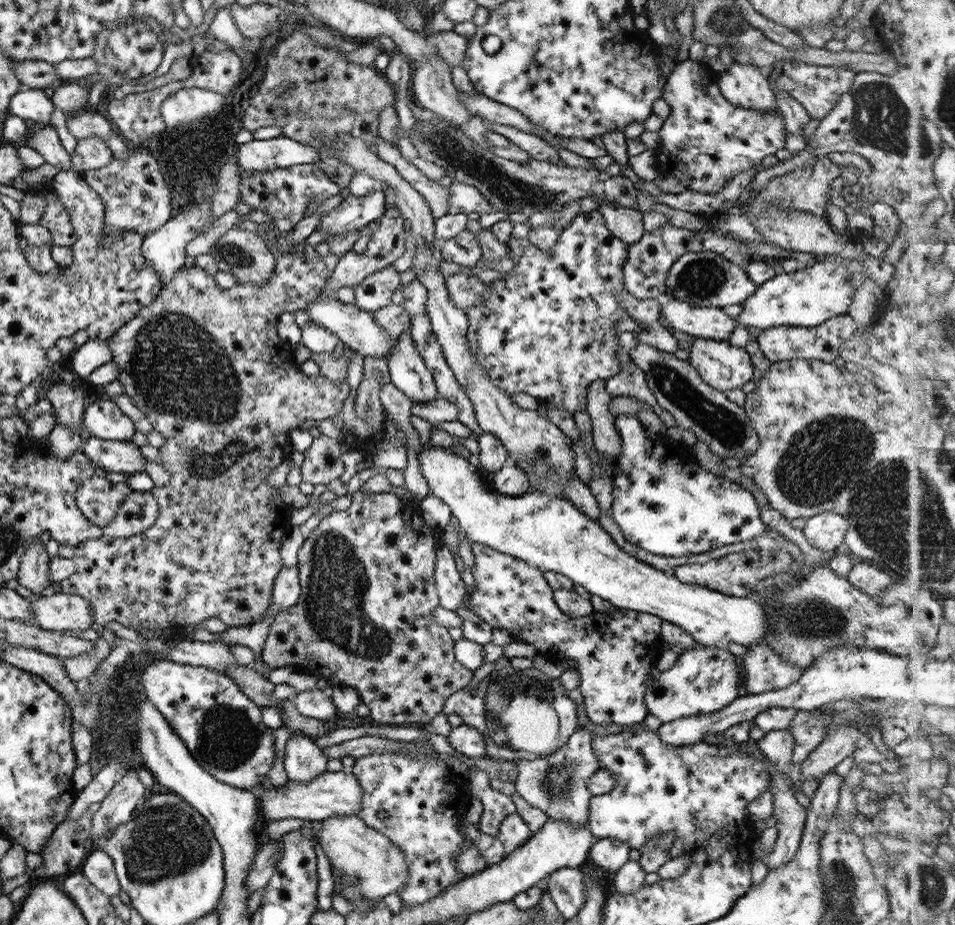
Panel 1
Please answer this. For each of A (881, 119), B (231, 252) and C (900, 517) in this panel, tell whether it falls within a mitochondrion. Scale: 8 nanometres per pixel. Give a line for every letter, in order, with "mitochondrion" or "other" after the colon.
A: mitochondrion
B: mitochondrion
C: mitochondrion

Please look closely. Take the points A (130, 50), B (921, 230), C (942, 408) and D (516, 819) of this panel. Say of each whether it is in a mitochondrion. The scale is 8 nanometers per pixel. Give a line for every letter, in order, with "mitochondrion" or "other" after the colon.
A: mitochondrion
B: other
C: mitochondrion
D: other

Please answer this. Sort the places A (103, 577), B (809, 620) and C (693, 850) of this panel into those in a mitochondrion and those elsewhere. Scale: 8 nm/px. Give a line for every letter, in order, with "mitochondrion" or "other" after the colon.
A: other
B: mitochondrion
C: other

